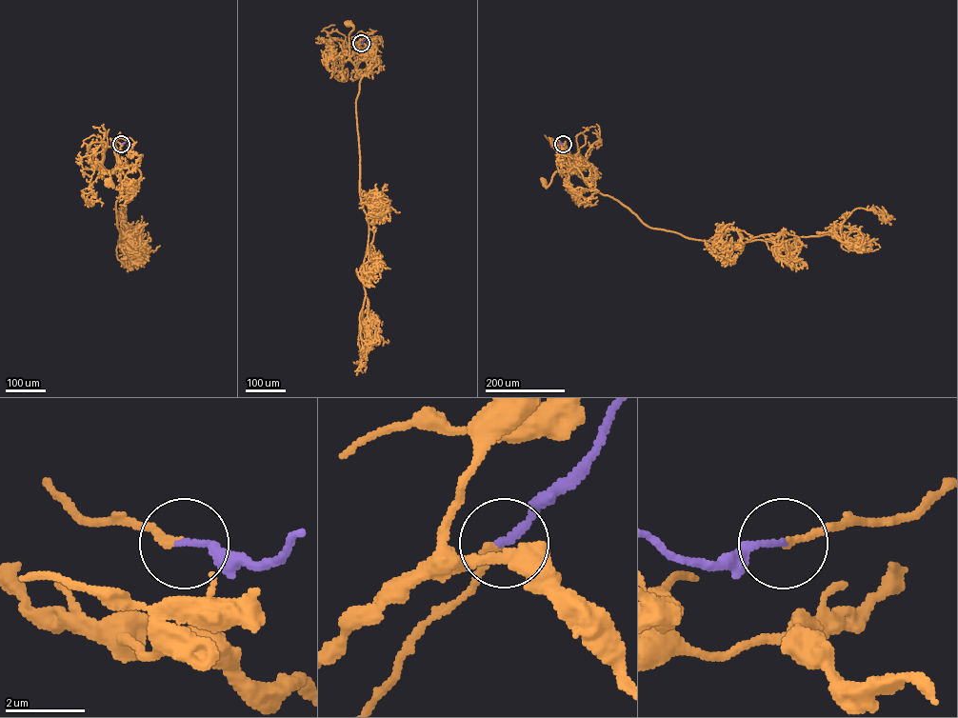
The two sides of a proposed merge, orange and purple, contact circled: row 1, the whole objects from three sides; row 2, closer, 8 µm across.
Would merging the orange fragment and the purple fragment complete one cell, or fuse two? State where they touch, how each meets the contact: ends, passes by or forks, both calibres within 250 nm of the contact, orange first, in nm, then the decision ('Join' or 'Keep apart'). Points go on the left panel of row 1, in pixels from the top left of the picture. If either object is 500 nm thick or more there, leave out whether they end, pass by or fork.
Place: (121, 144). At the ring orange ends. At the ring purple ends. Thickness 200 nm (orange) against 160 nm. Join

